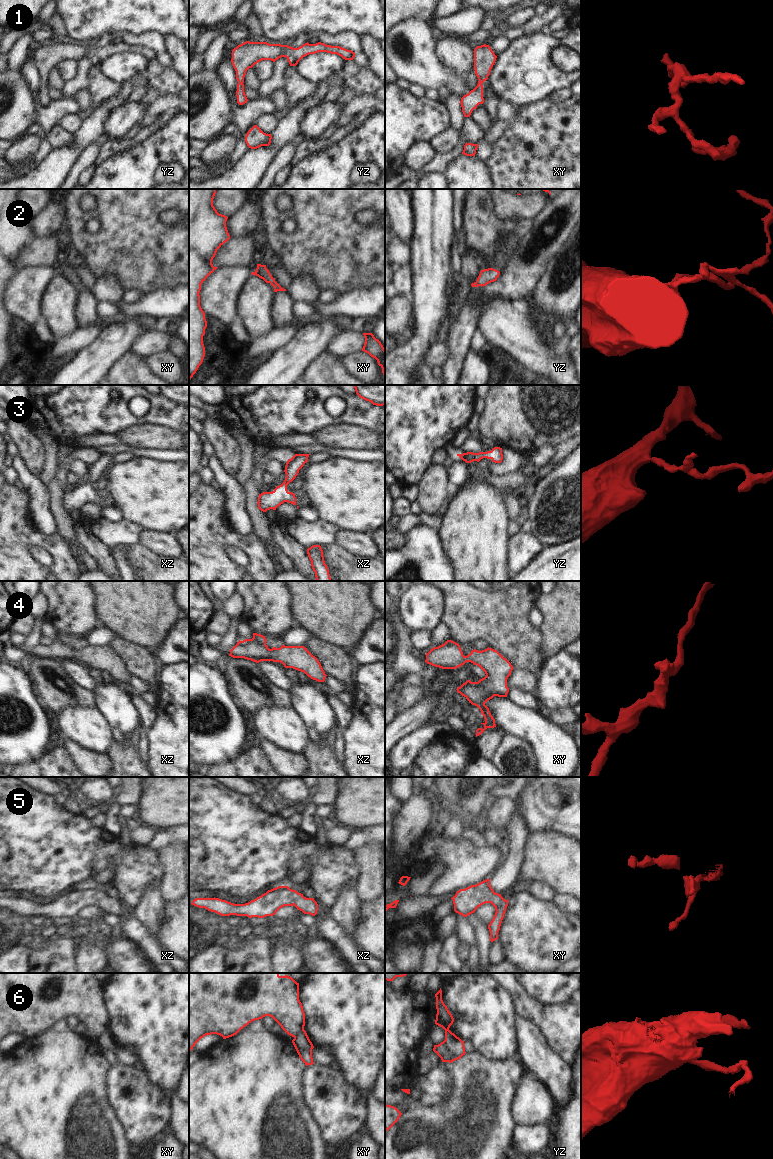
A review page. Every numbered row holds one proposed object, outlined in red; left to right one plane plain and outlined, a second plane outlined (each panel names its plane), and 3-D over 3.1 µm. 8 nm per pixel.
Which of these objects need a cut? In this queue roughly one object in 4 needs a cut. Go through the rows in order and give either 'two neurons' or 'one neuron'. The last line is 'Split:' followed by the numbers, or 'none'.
1: one neuron
2: one neuron
3: one neuron
4: one neuron
5: one neuron
6: two neurons
Split: 6

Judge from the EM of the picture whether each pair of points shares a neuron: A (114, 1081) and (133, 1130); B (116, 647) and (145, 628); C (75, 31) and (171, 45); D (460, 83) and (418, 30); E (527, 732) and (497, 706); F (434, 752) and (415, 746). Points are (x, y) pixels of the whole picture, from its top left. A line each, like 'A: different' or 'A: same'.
A: same
B: different
C: different
D: same
E: same
F: different

